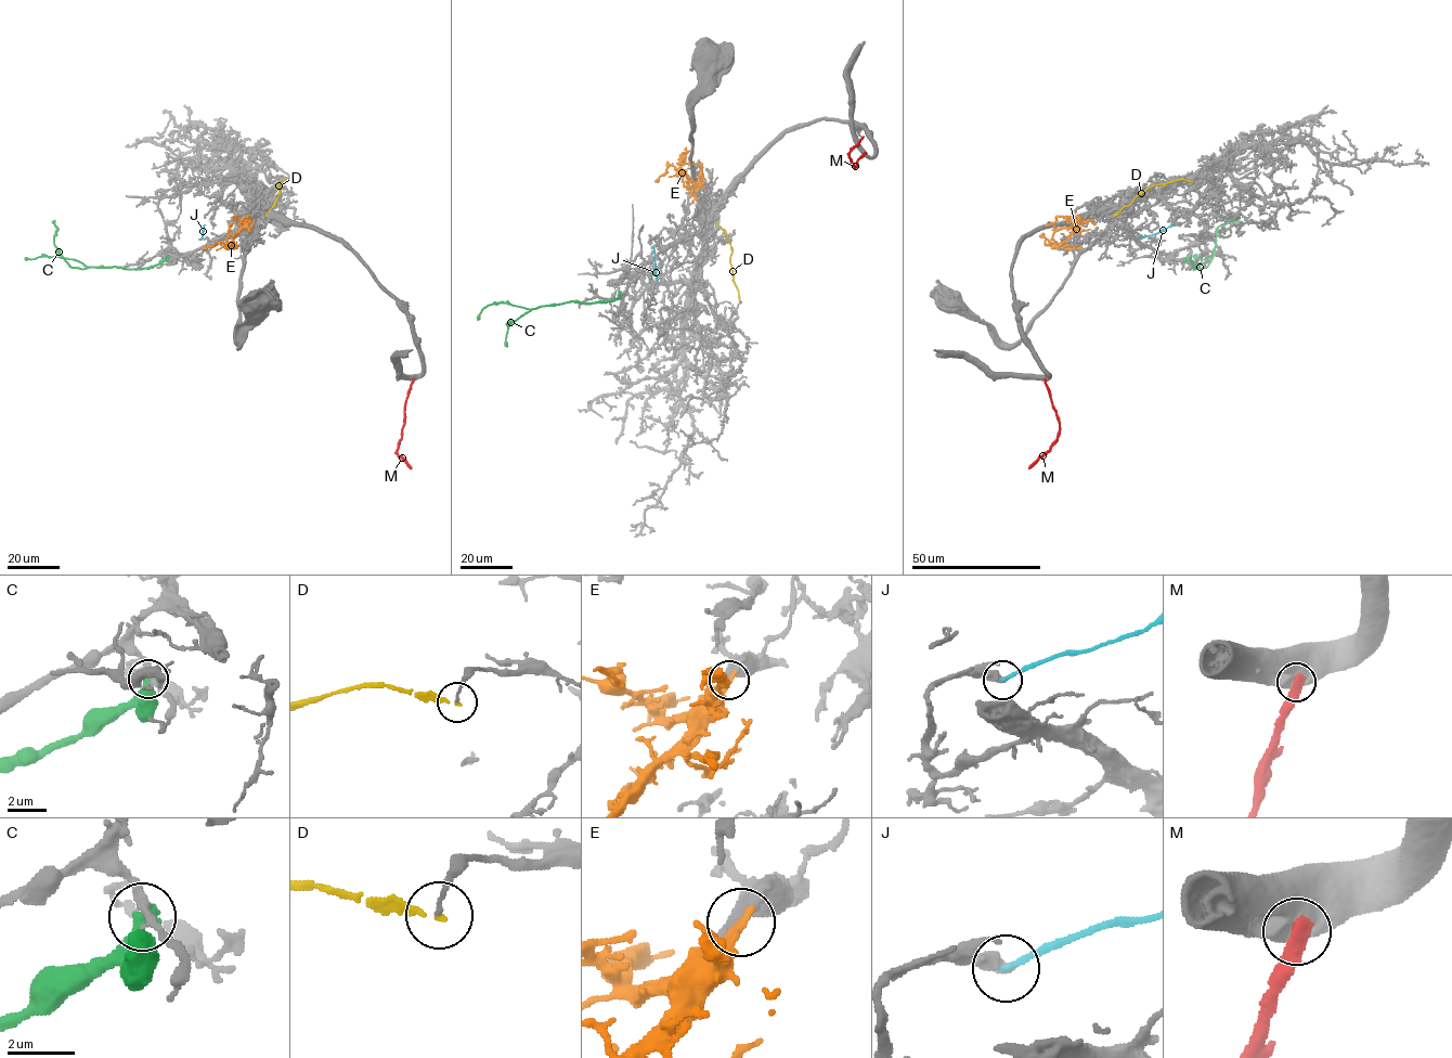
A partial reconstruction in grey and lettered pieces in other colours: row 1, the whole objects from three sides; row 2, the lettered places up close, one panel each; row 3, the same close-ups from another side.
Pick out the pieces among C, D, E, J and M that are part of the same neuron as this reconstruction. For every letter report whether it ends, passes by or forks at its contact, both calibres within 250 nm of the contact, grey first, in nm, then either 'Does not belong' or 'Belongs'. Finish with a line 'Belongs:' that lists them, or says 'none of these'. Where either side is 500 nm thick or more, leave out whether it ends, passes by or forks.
C: It ends there. Thickness 260 nm (grey) against 420 nm. Does not belong
D: It ends there. Thickness 110 nm (grey) against 160 nm. Does not belong
E: It ends there. Thickness 480 nm (grey) against 360 nm. Belongs
J: Thickness 500 nm (grey) against 160 nm. Does not belong
M: Thickness 850 nm (grey) against 550 nm. Does not belong
Belongs: E

